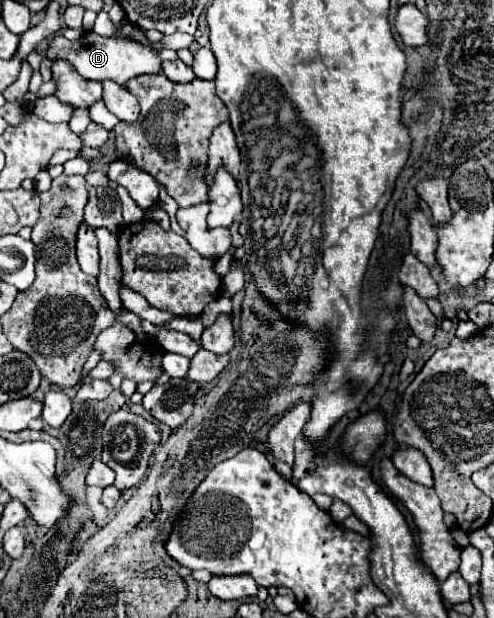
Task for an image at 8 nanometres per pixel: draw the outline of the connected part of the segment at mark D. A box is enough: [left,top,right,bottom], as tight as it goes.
[46,32,161,84]

